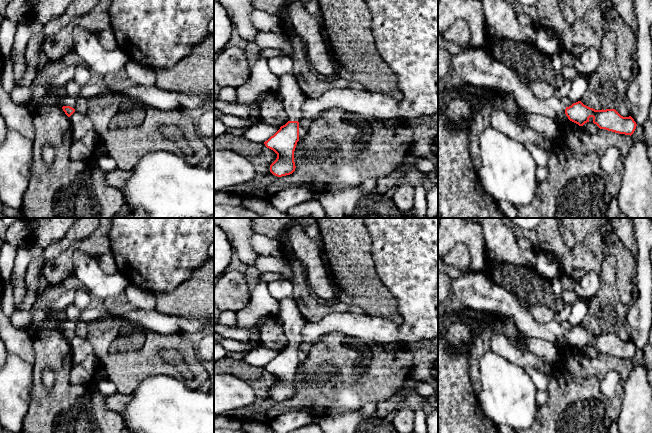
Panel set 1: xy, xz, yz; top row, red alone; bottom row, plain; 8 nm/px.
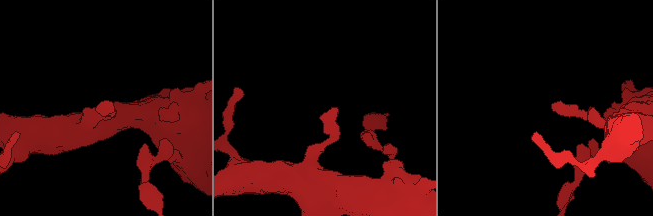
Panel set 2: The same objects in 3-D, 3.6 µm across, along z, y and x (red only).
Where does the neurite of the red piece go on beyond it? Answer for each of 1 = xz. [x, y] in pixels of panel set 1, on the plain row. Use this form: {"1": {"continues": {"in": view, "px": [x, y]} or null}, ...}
{"1": {"continues": {"in": "xz", "px": [293, 321]}}}

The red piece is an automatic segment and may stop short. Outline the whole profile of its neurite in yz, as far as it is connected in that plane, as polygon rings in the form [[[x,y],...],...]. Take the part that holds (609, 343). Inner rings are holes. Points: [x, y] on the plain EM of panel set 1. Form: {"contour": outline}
{"contour": [[[467,273],[461,277],[451,279],[452,294],[466,307],[476,311],[479,316],[489,317],[508,317],[512,319],[524,339],[546,339],[554,342],[560,338],[566,338],[568,343],[579,350],[583,350],[589,346],[589,342],[593,342],[593,347],[600,353],[605,353],[619,358],[632,359],[636,353],[636,346],[629,341],[621,340],[615,333],[595,334],[584,329],[581,325],[573,327],[566,331],[560,323],[556,321],[539,322],[517,301],[513,292],[506,290],[497,284],[490,274],[487,273]]]}

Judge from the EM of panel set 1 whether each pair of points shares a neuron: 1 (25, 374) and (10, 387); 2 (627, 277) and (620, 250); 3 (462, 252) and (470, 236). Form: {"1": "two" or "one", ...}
{"1": "one", "2": "one", "3": "two"}

